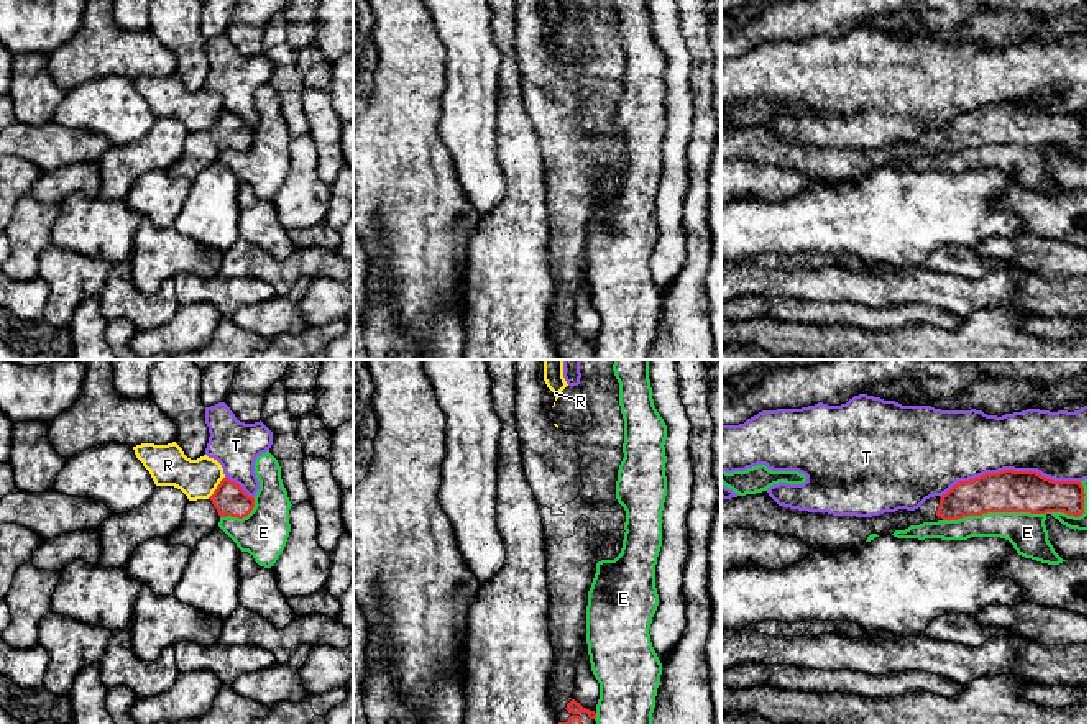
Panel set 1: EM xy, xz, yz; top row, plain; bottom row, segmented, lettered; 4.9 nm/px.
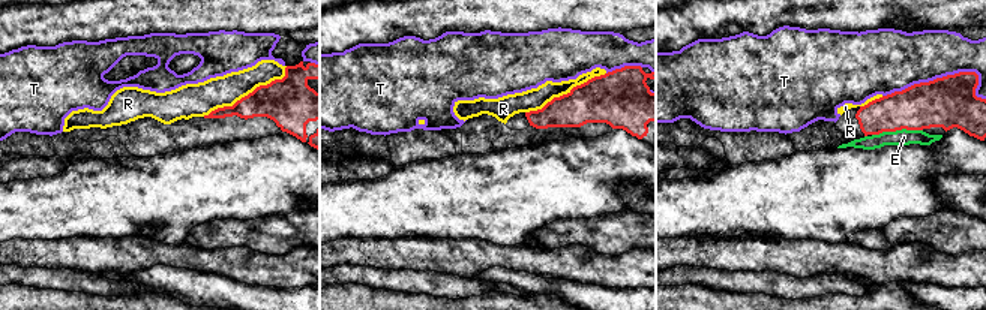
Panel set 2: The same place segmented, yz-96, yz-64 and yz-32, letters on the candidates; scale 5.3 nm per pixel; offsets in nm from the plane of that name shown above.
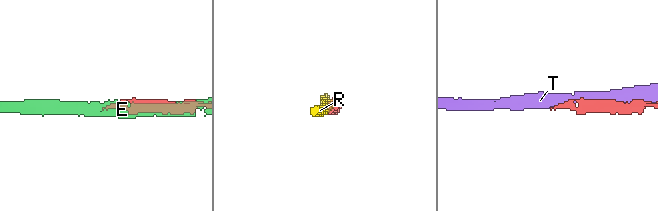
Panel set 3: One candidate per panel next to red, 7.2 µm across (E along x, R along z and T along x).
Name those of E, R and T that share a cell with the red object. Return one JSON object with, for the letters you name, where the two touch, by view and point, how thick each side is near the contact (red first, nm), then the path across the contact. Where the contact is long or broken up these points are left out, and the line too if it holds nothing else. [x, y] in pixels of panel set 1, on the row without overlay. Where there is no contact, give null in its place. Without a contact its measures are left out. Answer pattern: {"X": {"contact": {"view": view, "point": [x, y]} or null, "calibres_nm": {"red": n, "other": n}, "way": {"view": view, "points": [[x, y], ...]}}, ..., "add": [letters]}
{"add": []}

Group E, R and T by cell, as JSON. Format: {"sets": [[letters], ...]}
{"sets": [["E"], ["R"], ["T"]]}

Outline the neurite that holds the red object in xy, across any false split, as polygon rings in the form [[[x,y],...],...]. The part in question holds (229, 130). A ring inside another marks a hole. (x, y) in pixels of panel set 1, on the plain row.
[[[223,110],[209,131],[189,133],[181,158],[166,171],[171,177],[194,181],[210,166],[222,149],[243,151],[255,140],[255,130],[248,128],[240,117]]]

